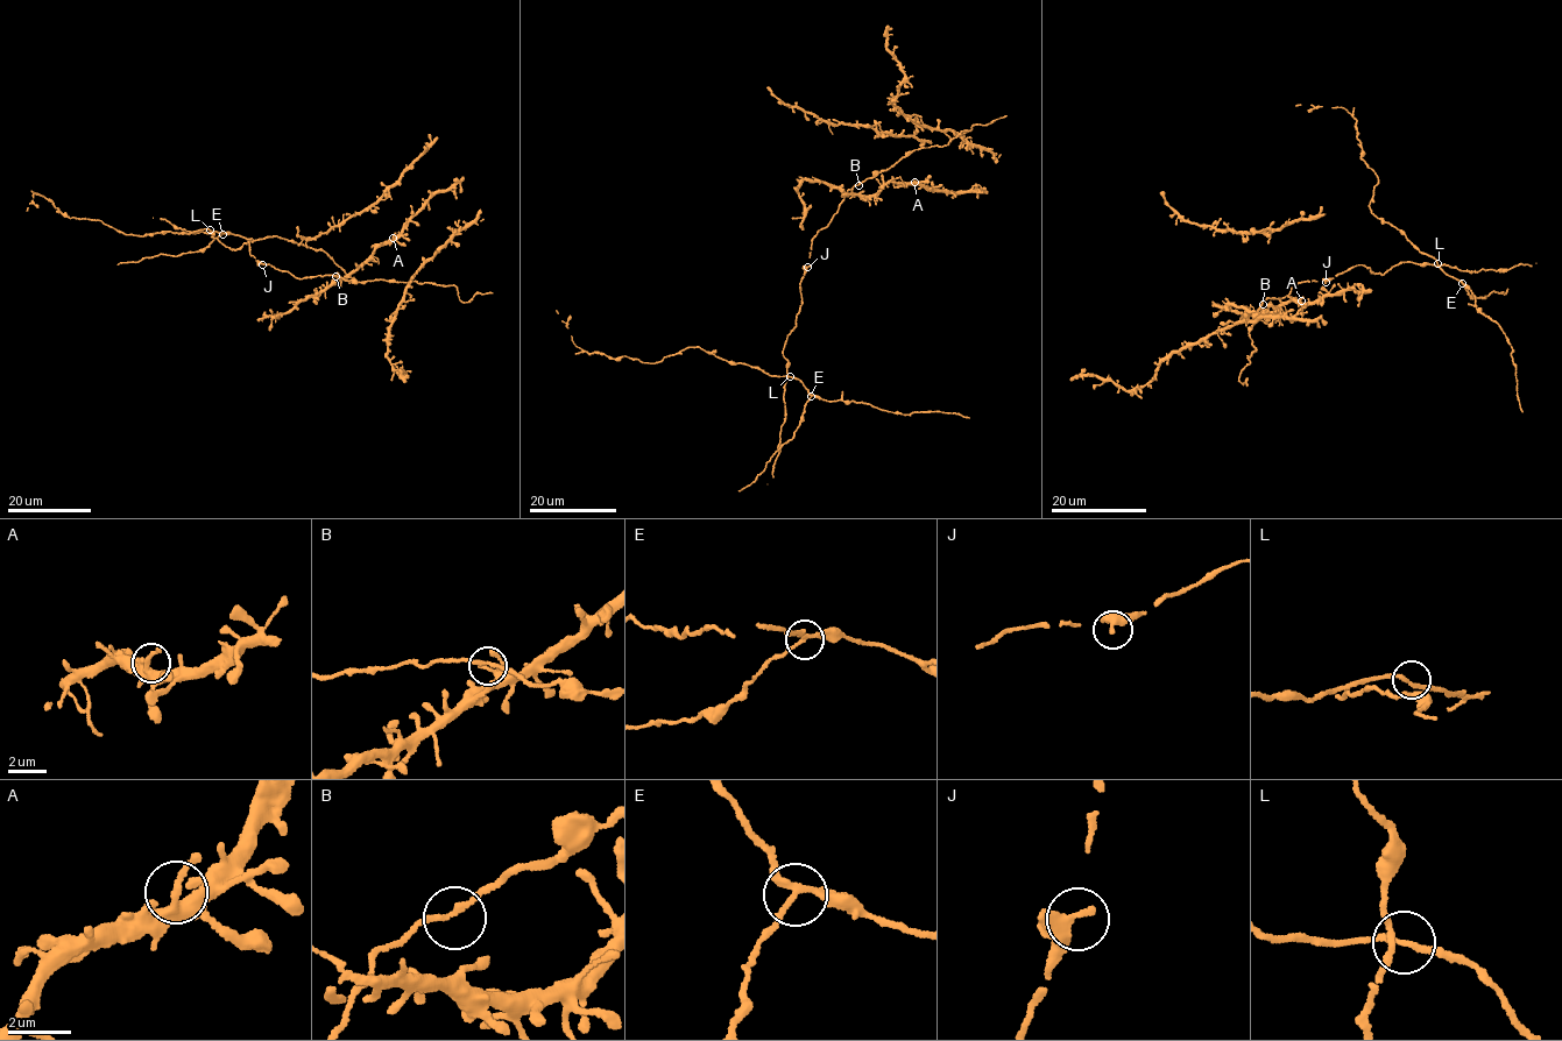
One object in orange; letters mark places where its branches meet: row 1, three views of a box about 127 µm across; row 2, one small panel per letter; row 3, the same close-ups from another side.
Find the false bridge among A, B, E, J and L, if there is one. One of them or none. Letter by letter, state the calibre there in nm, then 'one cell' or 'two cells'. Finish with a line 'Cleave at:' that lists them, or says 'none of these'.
A: calibre 240 nm; one cell
B: calibre 180 nm; one cell
E: calibre 180 nm; two cells
J: calibre 240 nm; one cell
L: calibre 170 nm; one cell
Cleave at: E

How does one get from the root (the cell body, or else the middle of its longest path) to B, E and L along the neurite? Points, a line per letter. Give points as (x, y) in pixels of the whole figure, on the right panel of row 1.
B: (1326, 282), (1299, 282), (1287, 295), (1278, 299), (1264, 298), (1263, 304)
E: (1326, 282), (1361, 264), (1383, 274), (1405, 261), (1436, 263), (1462, 283)
L: (1326, 282), (1361, 264), (1383, 274), (1404, 262), (1437, 263)

